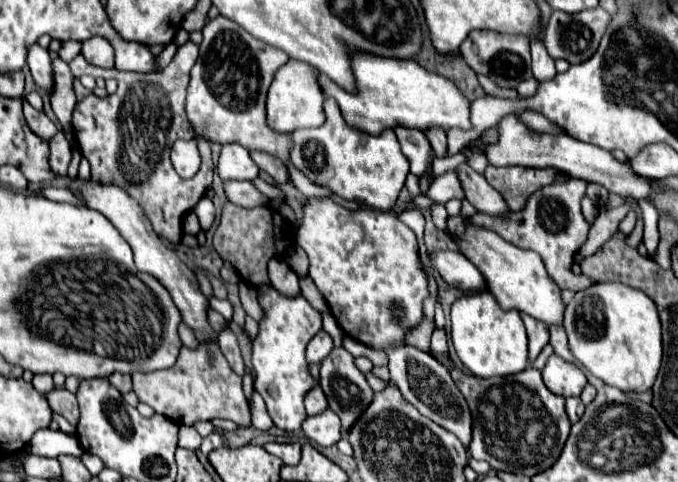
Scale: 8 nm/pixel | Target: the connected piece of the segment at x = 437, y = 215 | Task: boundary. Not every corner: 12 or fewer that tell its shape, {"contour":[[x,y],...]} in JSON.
{"contour":[[433,203],[431,215],[439,231],[447,229],[447,211],[443,203]]}

